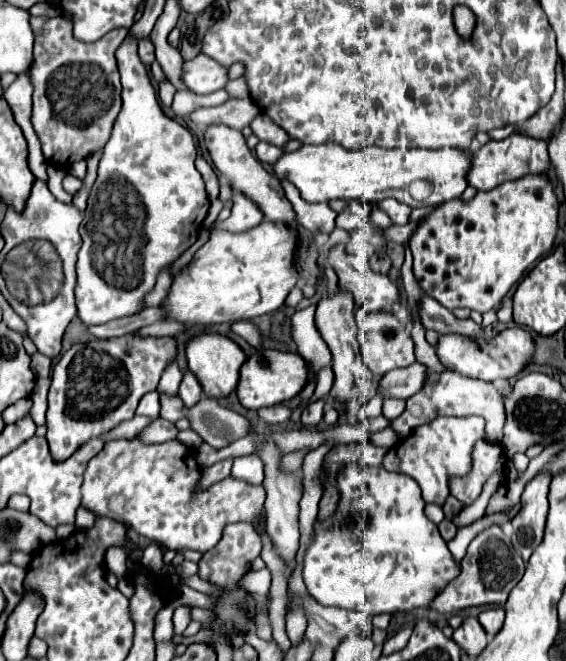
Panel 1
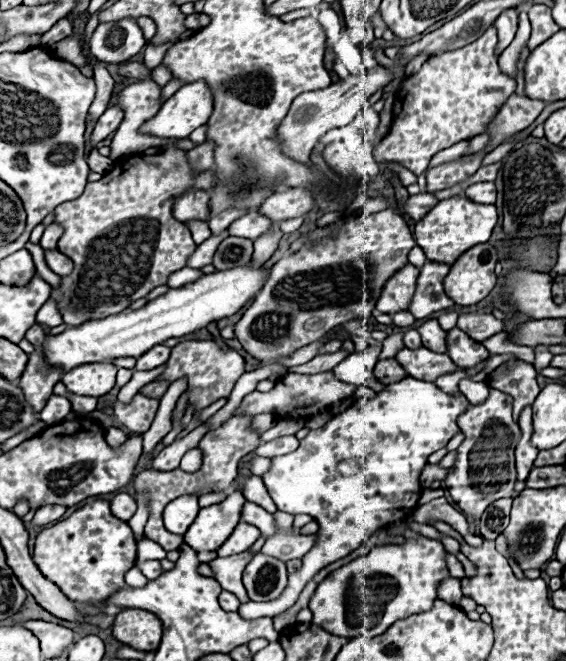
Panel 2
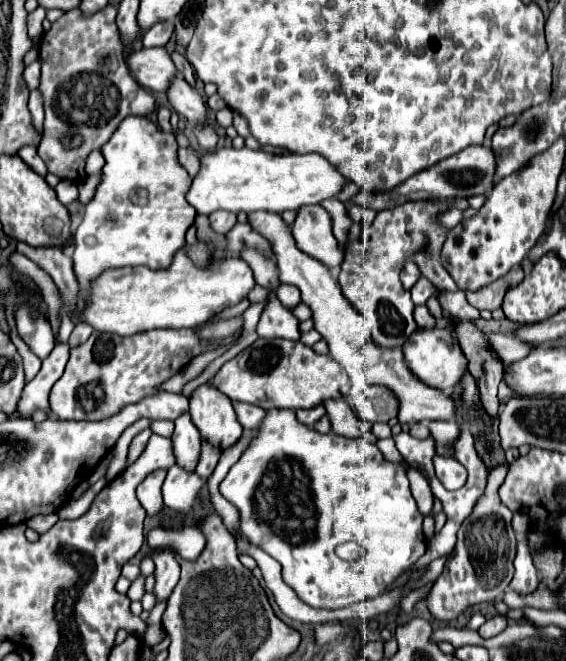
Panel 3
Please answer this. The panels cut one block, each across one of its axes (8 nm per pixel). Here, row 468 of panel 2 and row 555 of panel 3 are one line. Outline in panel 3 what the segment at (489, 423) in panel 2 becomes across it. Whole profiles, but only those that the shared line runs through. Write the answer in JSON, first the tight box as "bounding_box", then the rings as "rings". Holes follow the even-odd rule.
{"bounding_box":[428,464,516,620],"rings":[[[508,464],[497,465],[496,468],[490,470],[488,474],[488,482],[486,482],[486,490],[484,496],[474,504],[472,514],[462,522],[460,530],[458,530],[458,542],[454,552],[448,556],[446,560],[446,568],[440,574],[440,578],[434,582],[432,590],[428,592],[428,610],[438,618],[438,620],[452,620],[456,618],[466,606],[472,604],[480,604],[480,602],[488,602],[488,600],[496,600],[498,596],[502,596],[508,590],[508,582],[512,580],[514,574],[514,556],[516,556],[516,536],[512,530],[512,510],[508,510],[498,496],[498,488],[506,477],[508,471]]]}

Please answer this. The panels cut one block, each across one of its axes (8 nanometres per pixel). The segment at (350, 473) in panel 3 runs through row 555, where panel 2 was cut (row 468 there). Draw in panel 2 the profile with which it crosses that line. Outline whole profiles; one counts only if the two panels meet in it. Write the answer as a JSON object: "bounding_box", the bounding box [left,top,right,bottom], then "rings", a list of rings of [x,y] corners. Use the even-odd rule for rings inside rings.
{"bounding_box":[238,376,470,620],"rings":[[[408,376],[396,384],[388,384],[374,398],[356,400],[356,404],[352,408],[334,416],[326,426],[322,426],[318,430],[310,430],[310,434],[304,440],[300,440],[298,450],[284,454],[284,456],[274,456],[270,470],[262,476],[266,490],[272,496],[274,504],[278,506],[278,510],[288,512],[288,514],[312,516],[320,524],[320,530],[318,530],[318,538],[316,538],[314,546],[302,558],[302,568],[288,576],[288,586],[284,588],[284,592],[276,600],[270,600],[270,602],[240,604],[238,614],[244,620],[256,620],[256,618],[264,618],[264,616],[274,618],[274,616],[286,612],[290,606],[296,604],[302,588],[324,566],[328,566],[328,564],[348,556],[356,548],[360,548],[376,530],[390,526],[392,522],[404,522],[406,518],[410,518],[412,516],[410,510],[414,510],[418,506],[418,498],[422,492],[418,478],[420,478],[422,468],[428,464],[428,456],[432,452],[444,448],[448,444],[448,440],[458,432],[456,418],[468,406],[470,404],[462,394],[450,396],[432,382],[424,382],[424,380],[416,380],[416,378]],[[342,460],[356,460],[360,464],[358,474],[342,476],[336,470],[336,466]]]}

